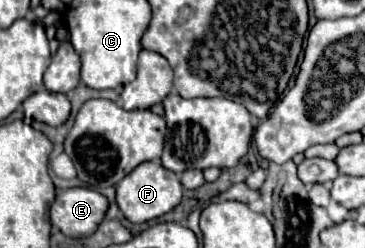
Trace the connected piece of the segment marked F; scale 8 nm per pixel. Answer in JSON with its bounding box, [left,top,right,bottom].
[116,160,182,224]

